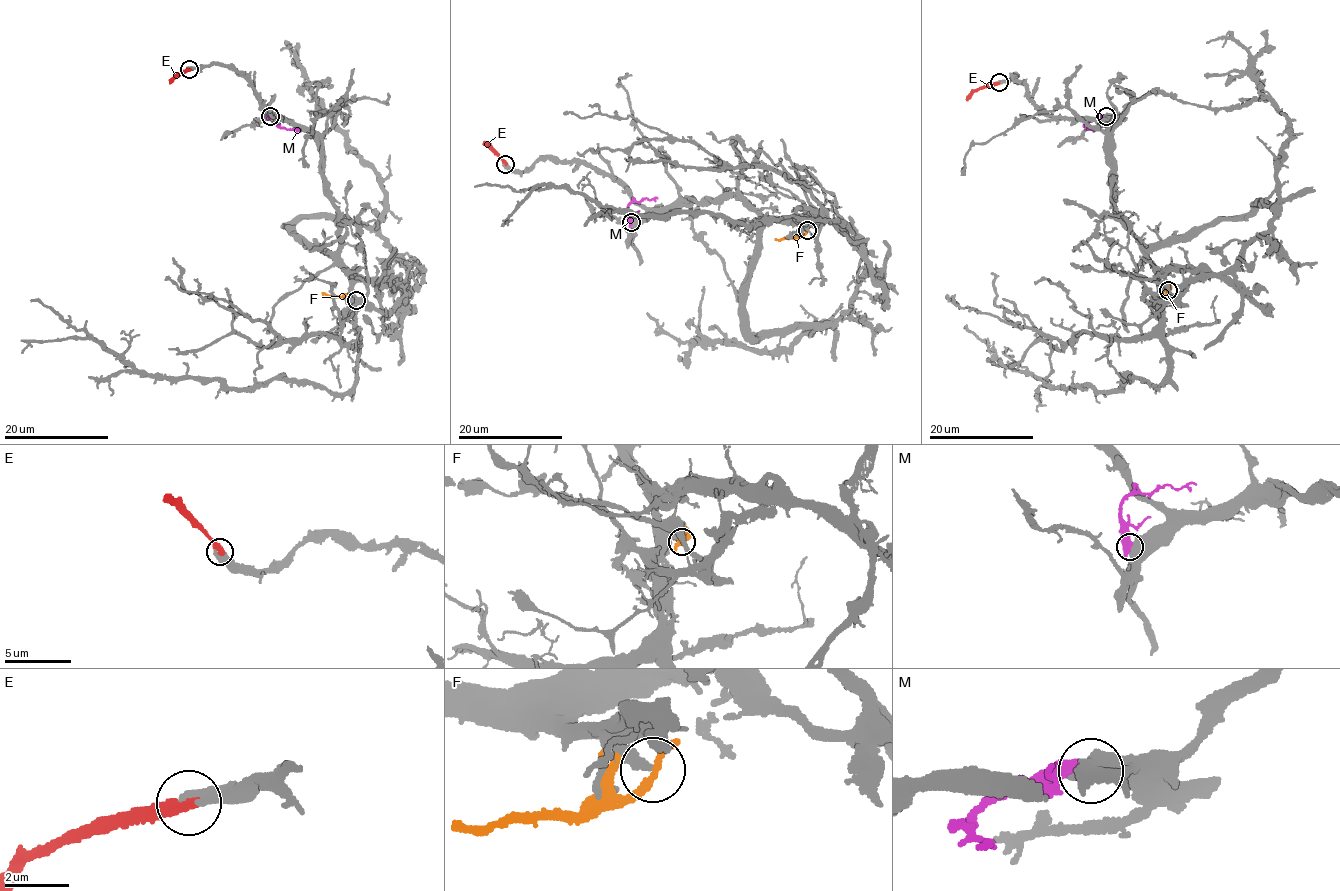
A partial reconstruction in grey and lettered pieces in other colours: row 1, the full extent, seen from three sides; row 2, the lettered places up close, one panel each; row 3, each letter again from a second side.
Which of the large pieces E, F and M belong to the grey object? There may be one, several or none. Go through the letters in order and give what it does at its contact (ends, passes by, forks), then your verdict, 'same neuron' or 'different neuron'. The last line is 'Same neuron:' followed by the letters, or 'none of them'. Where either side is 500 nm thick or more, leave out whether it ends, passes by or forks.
E: it ends | same neuron
F: it ends | different neuron
M: different neuron
Same neuron: E

